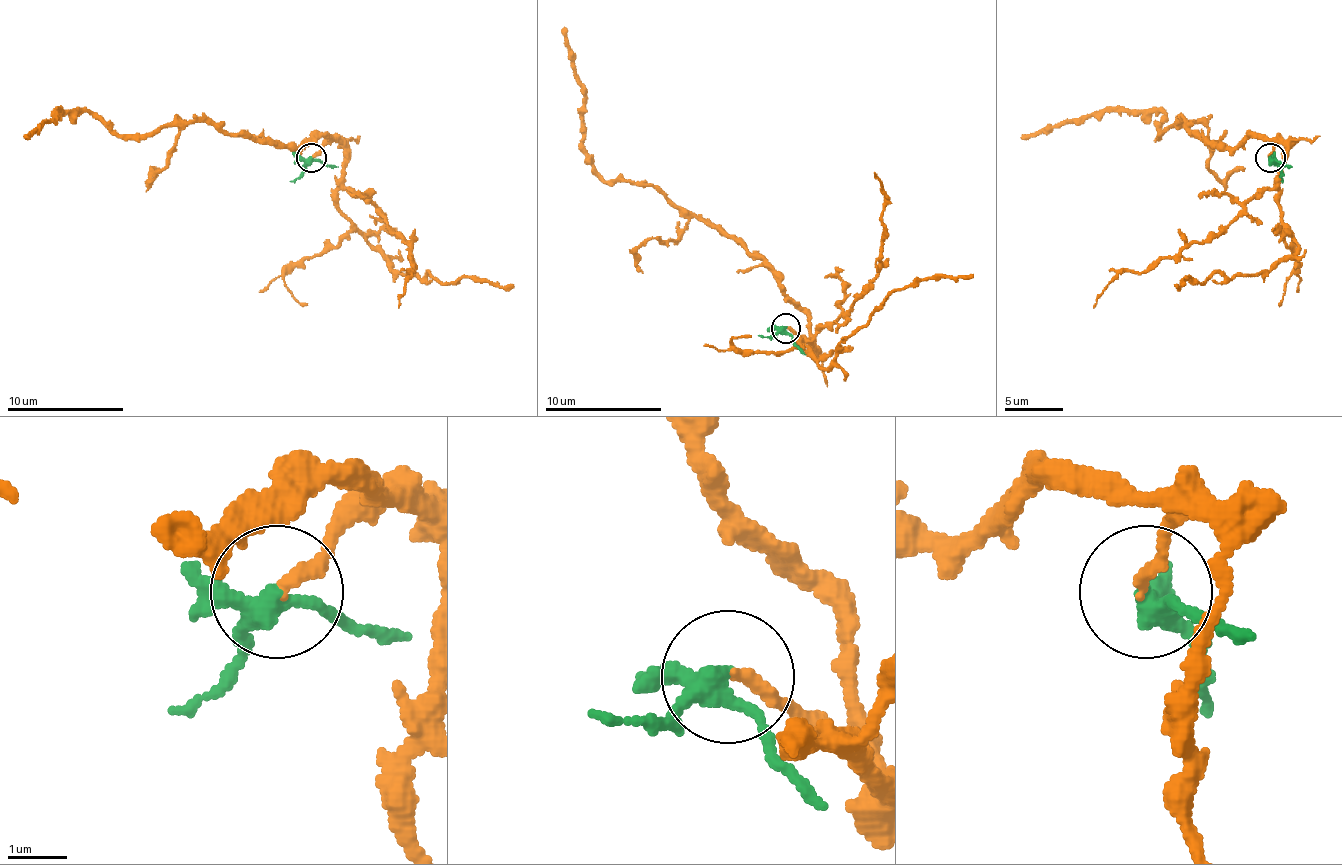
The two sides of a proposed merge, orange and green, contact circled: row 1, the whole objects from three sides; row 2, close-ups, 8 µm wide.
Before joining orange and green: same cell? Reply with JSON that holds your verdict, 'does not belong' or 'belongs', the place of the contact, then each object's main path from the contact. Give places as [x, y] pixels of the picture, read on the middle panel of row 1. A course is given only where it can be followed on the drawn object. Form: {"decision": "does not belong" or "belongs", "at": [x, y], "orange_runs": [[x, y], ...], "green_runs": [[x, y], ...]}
{"decision": "belongs", "at": [785, 328], "orange_runs": [[786, 329], [806, 337], [807, 311], [758, 259], [651, 186], [599, 174], [582, 145], [583, 90], [565, 26]], "green_runs": [[786, 329], [772, 337], [759, 335]]}

